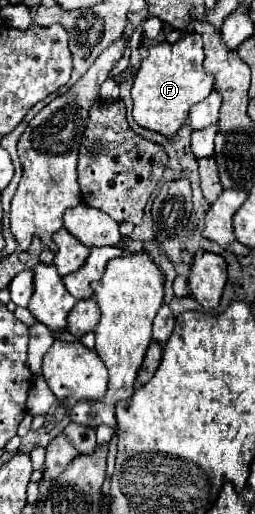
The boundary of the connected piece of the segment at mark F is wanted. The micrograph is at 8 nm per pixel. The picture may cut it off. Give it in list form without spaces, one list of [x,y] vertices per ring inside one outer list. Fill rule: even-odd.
[[[197,33],[183,35],[177,43],[157,43],[141,61],[131,89],[133,119],[151,131],[173,137],[185,123],[189,109],[213,91],[213,81],[203,73],[203,43]]]

